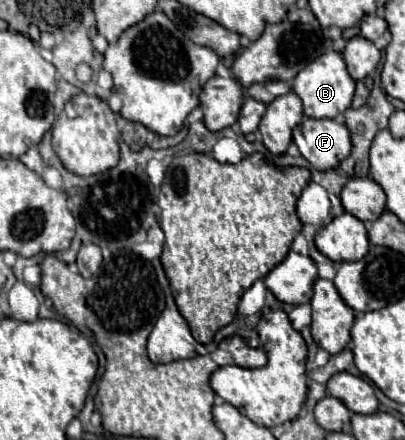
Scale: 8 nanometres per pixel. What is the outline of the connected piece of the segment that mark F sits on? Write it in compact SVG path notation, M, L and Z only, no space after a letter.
M304 119L294 127L292 139L304 159L314 169L326 171L336 167L350 153L350 135L346 125L334 119Z

